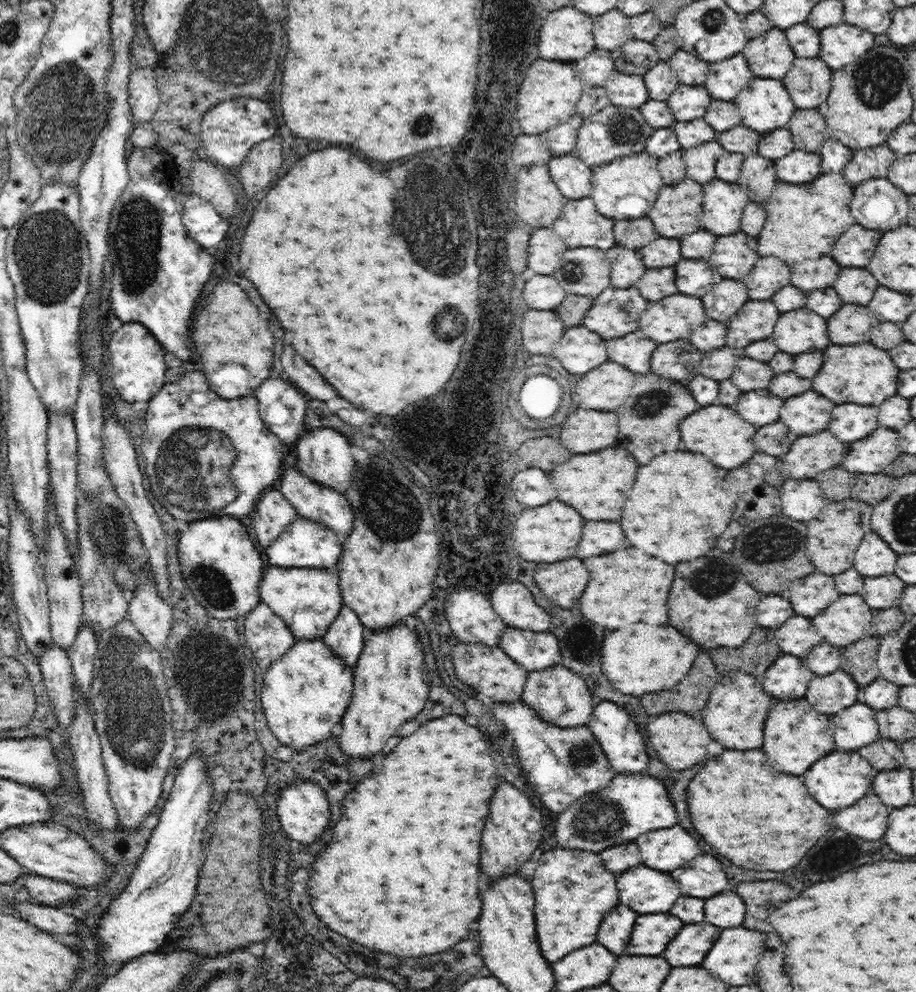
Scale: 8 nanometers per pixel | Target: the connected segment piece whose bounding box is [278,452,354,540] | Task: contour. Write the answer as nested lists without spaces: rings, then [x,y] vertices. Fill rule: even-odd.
[[[288,452],[283,472],[280,478],[279,491],[286,497],[286,500],[297,510],[297,514],[322,523],[324,526],[331,528],[343,540],[352,532],[352,522],[354,520],[353,510],[347,496],[334,490],[331,486],[324,486],[310,480],[307,476],[298,472],[293,458]]]

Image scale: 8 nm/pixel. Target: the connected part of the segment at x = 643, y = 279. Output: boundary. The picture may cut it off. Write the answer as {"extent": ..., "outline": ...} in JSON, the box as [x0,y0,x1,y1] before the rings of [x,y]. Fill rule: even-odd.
{"extent":[634,266,679,302],"outline":[[[674,266],[647,268],[634,285],[646,300],[653,302],[679,292],[675,283]]]}

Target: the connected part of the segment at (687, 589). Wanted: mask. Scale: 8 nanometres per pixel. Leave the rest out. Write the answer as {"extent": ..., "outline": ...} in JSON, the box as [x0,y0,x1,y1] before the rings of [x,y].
{"extent":[668,548,760,648],"outline":[[[712,548],[712,552],[700,556],[698,560],[680,562],[676,566],[676,578],[668,596],[668,616],[674,628],[690,636],[702,648],[734,648],[742,646],[752,634],[758,602],[760,592],[744,580],[734,554]]]}

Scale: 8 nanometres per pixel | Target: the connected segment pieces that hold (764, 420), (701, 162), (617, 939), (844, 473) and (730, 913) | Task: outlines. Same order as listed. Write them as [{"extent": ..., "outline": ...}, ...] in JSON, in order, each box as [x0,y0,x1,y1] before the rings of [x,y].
[{"extent":[738,390,784,426],"outline":[[[754,390],[744,393],[738,404],[738,414],[742,414],[754,426],[766,426],[778,420],[778,412],[783,407],[784,399],[779,396],[764,396],[756,394]]]},{"extent":[684,140,723,184],"outline":[[[717,140],[701,144],[684,153],[687,176],[700,184],[708,184],[714,177],[718,156],[723,153],[722,145]]]},{"extent":[598,904,638,956],"outline":[[[624,904],[616,906],[612,912],[608,912],[608,916],[604,916],[598,932],[598,942],[618,956],[626,954],[626,946],[628,946],[636,918],[638,914],[628,906]]]},{"extent":[816,464,856,501],"outline":[[[840,464],[836,468],[821,472],[816,479],[824,491],[826,500],[831,501],[852,498],[851,491],[854,490],[856,475]]]},{"extent":[704,892,746,928],"outline":[[[722,892],[704,902],[704,914],[706,914],[706,920],[714,926],[736,928],[736,926],[742,926],[746,908],[742,898],[736,892]]]}]

